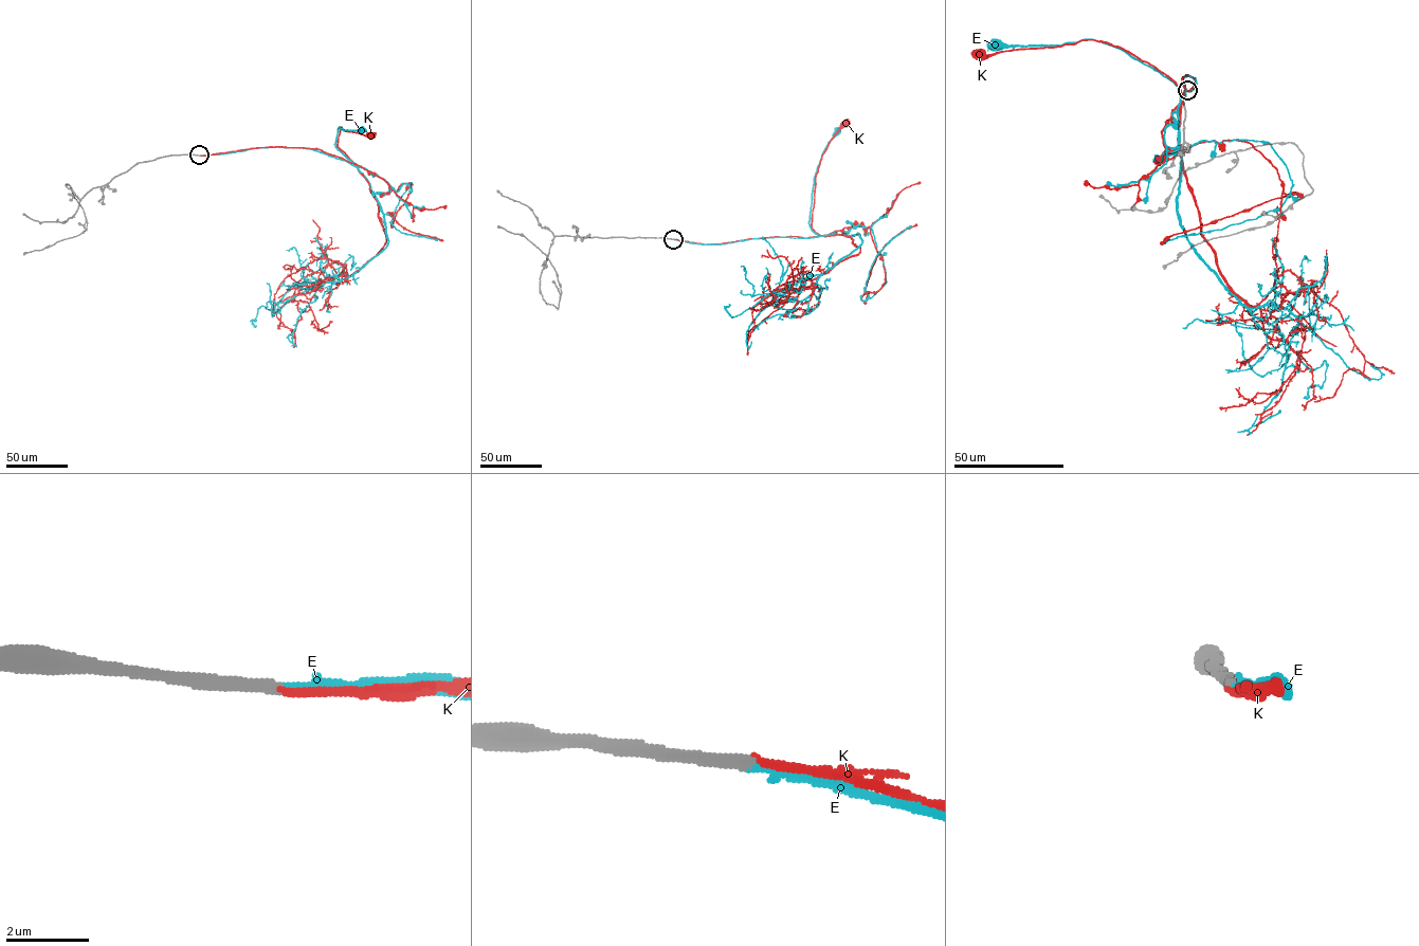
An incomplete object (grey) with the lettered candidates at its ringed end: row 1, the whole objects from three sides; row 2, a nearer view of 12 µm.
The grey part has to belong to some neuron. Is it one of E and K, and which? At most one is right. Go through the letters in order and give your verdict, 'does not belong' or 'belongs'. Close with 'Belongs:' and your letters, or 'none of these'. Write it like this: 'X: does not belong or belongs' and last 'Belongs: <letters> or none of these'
E: belongs
K: does not belong
Belongs: E

